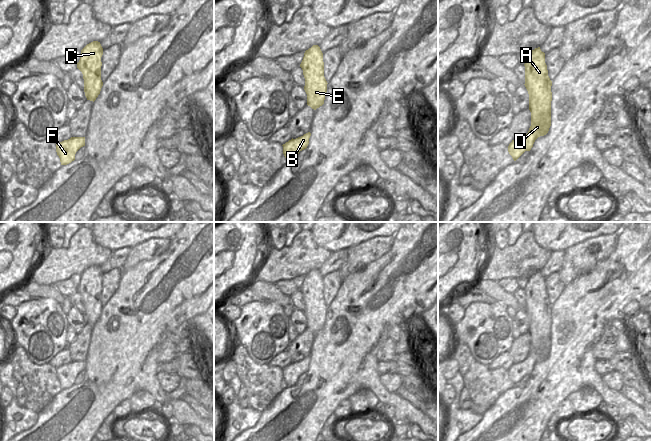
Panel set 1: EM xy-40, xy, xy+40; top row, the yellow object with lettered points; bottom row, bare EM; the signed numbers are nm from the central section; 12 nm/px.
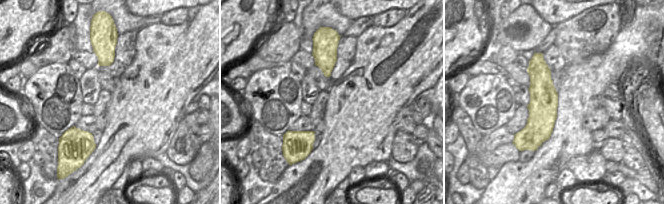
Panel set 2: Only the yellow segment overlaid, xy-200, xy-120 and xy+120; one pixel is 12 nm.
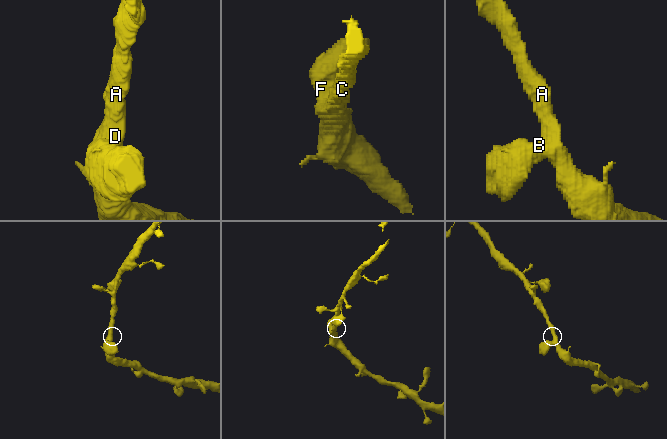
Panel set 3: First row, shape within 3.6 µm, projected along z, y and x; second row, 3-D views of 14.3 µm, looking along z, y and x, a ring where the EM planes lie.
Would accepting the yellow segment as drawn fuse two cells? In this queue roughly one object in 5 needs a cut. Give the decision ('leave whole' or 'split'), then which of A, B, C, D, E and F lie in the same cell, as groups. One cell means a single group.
leave whole; groups A B C D E F

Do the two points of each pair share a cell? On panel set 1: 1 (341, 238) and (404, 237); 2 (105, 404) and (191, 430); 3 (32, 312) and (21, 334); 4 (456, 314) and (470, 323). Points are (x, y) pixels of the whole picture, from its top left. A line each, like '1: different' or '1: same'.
1: different
2: different
3: same
4: different

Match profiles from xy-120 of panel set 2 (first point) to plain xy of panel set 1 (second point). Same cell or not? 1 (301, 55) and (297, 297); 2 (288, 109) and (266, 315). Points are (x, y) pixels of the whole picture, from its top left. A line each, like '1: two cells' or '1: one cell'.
1: two cells
2: one cell

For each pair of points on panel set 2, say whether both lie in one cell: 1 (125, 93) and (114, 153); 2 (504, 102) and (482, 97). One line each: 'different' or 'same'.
1: same
2: same

